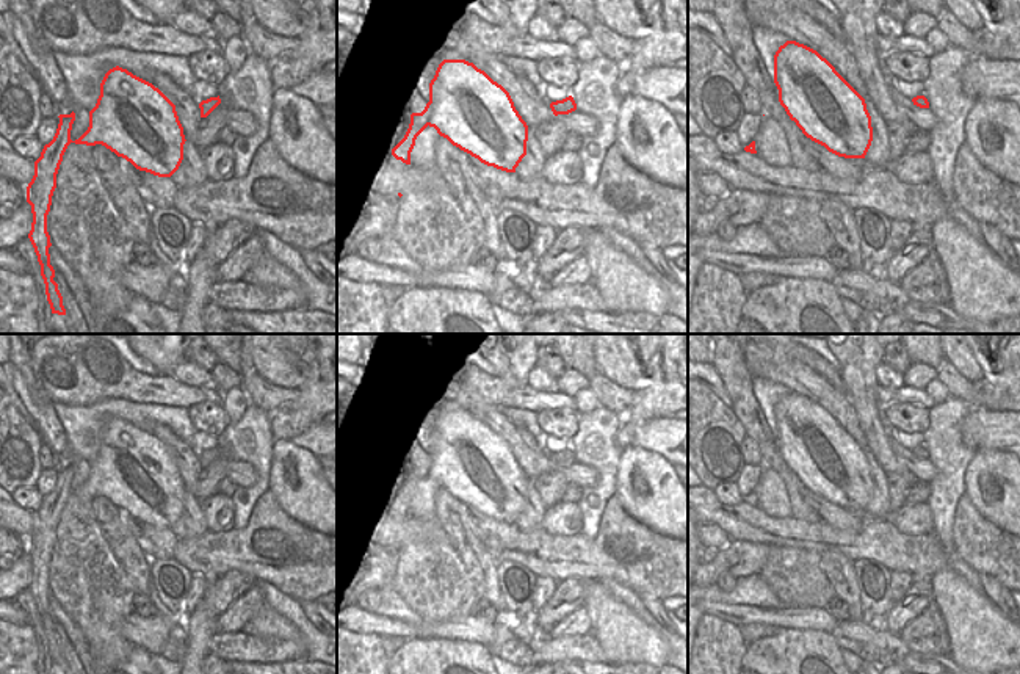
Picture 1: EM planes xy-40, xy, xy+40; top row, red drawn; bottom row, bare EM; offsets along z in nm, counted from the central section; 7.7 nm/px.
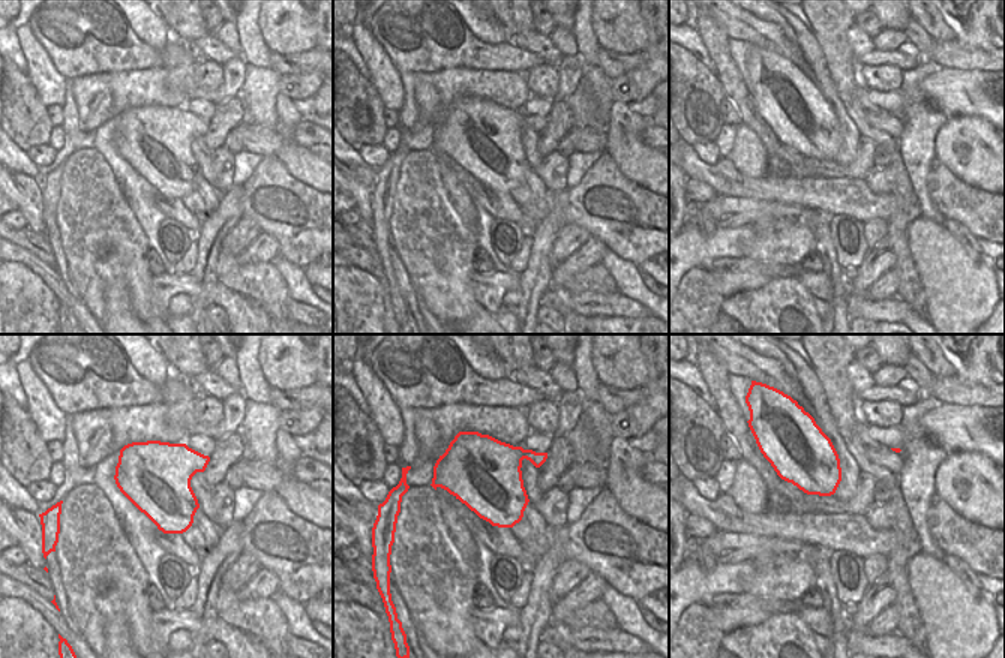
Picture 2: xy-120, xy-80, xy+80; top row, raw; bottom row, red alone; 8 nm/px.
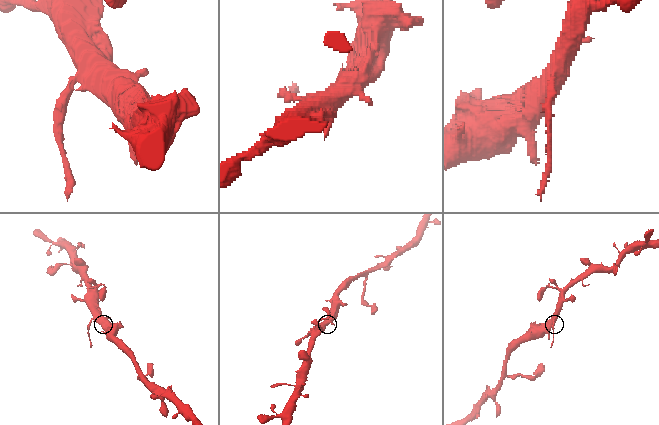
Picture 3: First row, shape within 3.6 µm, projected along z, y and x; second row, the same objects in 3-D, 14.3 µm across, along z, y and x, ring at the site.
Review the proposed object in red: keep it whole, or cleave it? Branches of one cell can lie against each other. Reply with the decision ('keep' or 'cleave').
keep

